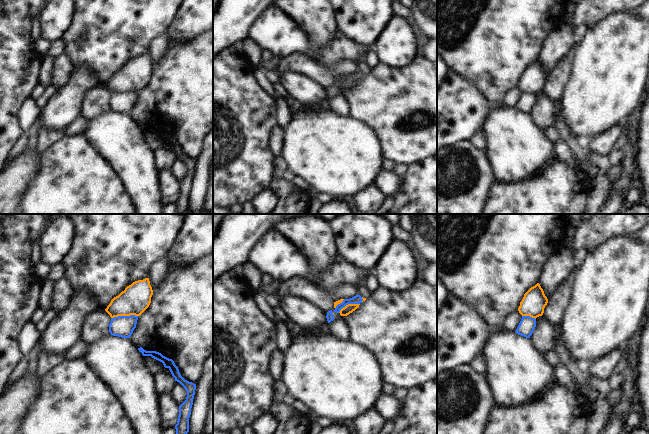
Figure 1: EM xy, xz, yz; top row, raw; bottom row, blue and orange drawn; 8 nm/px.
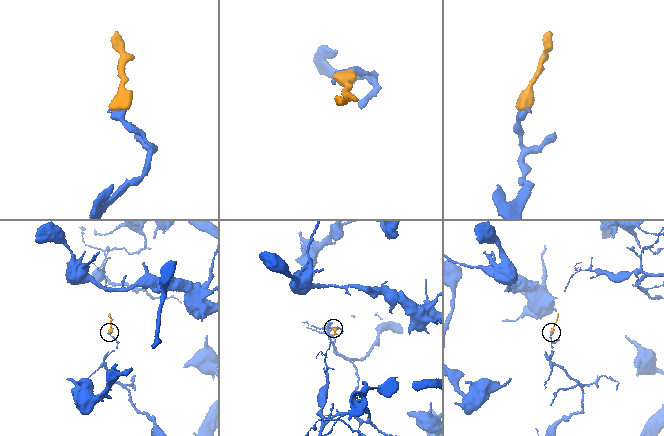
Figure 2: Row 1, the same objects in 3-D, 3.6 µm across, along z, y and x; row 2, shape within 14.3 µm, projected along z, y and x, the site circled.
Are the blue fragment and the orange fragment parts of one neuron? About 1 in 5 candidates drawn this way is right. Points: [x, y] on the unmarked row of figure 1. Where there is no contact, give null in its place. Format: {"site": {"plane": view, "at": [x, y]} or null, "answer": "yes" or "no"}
{"site": {"plane": "xy", "at": [124, 92]}, "answer": "no"}

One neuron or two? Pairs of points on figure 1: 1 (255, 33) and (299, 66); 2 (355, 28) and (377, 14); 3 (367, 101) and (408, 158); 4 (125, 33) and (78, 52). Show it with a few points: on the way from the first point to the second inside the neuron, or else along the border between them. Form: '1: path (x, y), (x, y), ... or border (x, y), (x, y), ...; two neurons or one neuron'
1: border (310, 58), (300, 54), (290, 54), (279, 59); two neurons
2: path (360, 23), (372, 14); one neuron
3: path (381, 115), (408, 144); one neuron
4: path (113, 33), (105, 33), (101, 37), (90, 41); one neuron

